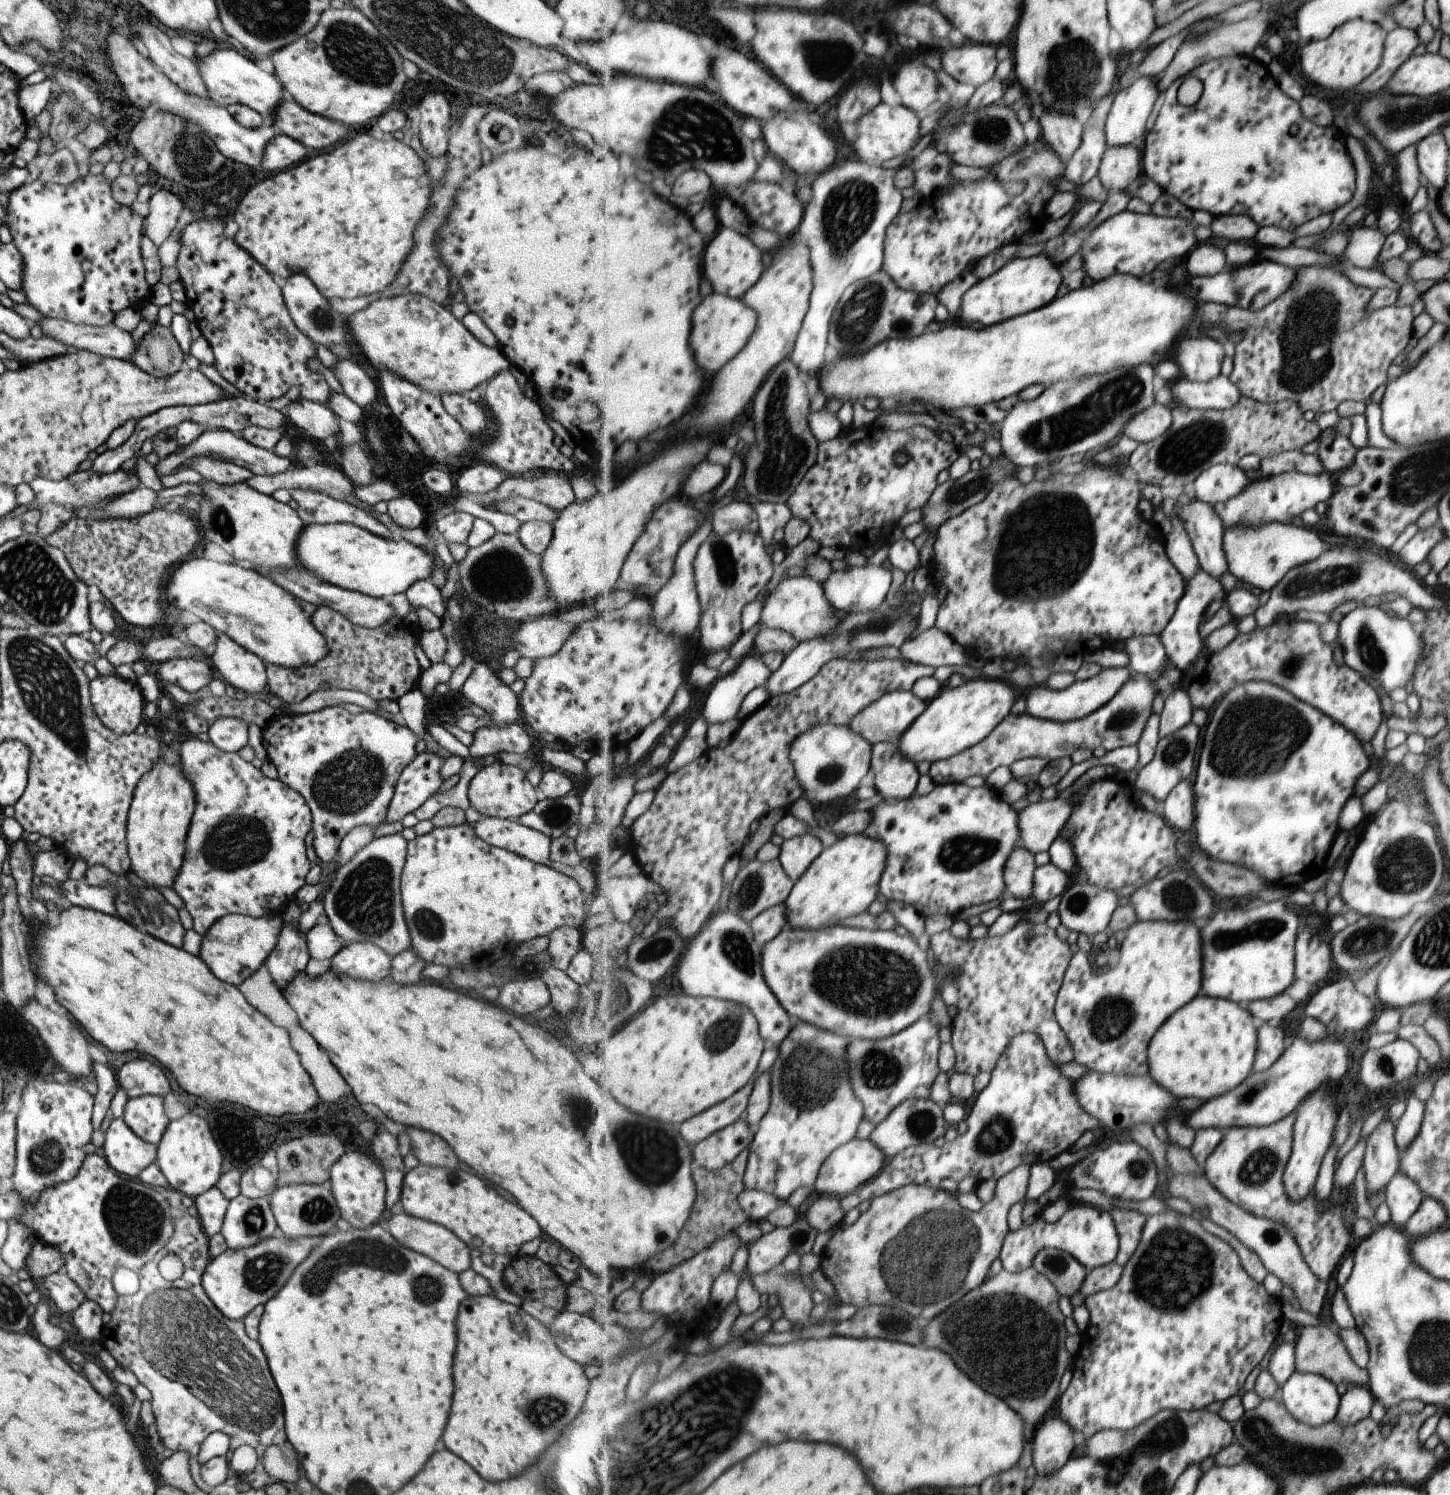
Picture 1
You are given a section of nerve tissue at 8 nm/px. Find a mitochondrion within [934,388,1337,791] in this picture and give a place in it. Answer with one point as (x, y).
(1064, 513)

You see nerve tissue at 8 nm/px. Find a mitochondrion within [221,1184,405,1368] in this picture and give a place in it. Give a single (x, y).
(261, 1274)

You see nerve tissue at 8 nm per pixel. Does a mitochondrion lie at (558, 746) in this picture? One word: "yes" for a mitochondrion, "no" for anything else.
no

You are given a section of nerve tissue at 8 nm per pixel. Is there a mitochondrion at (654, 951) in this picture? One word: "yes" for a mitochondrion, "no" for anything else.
yes

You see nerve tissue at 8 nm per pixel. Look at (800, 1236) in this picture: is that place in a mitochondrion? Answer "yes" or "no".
yes

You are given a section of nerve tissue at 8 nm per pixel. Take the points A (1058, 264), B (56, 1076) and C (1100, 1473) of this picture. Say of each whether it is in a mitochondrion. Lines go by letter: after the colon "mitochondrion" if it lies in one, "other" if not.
A: other
B: other
C: mitochondrion

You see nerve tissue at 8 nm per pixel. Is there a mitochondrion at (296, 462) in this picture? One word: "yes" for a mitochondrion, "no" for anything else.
no

